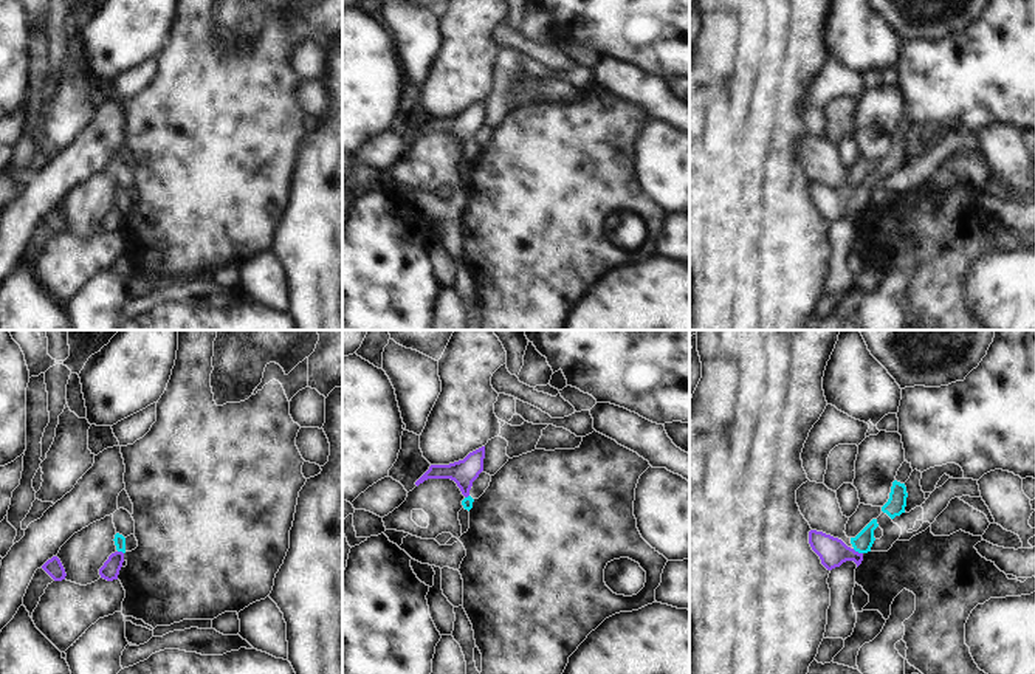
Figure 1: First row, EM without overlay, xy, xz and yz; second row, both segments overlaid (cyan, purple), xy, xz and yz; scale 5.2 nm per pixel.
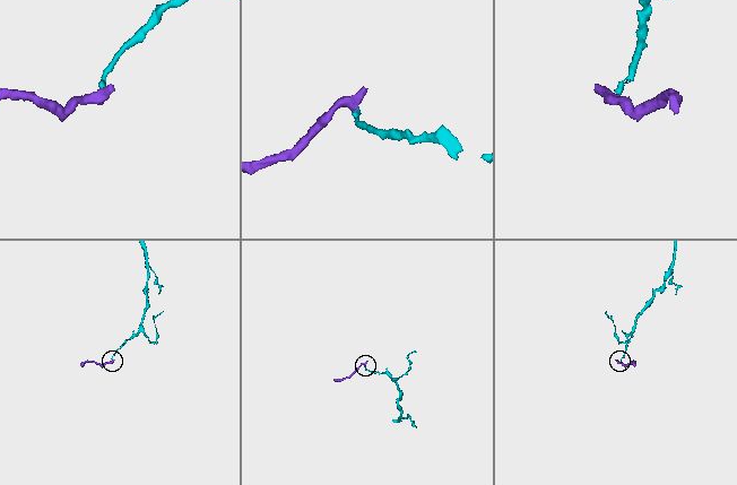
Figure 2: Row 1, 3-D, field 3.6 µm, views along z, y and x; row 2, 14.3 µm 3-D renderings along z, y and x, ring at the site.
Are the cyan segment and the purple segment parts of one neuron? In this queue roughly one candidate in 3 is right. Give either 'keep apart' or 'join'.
keep apart

